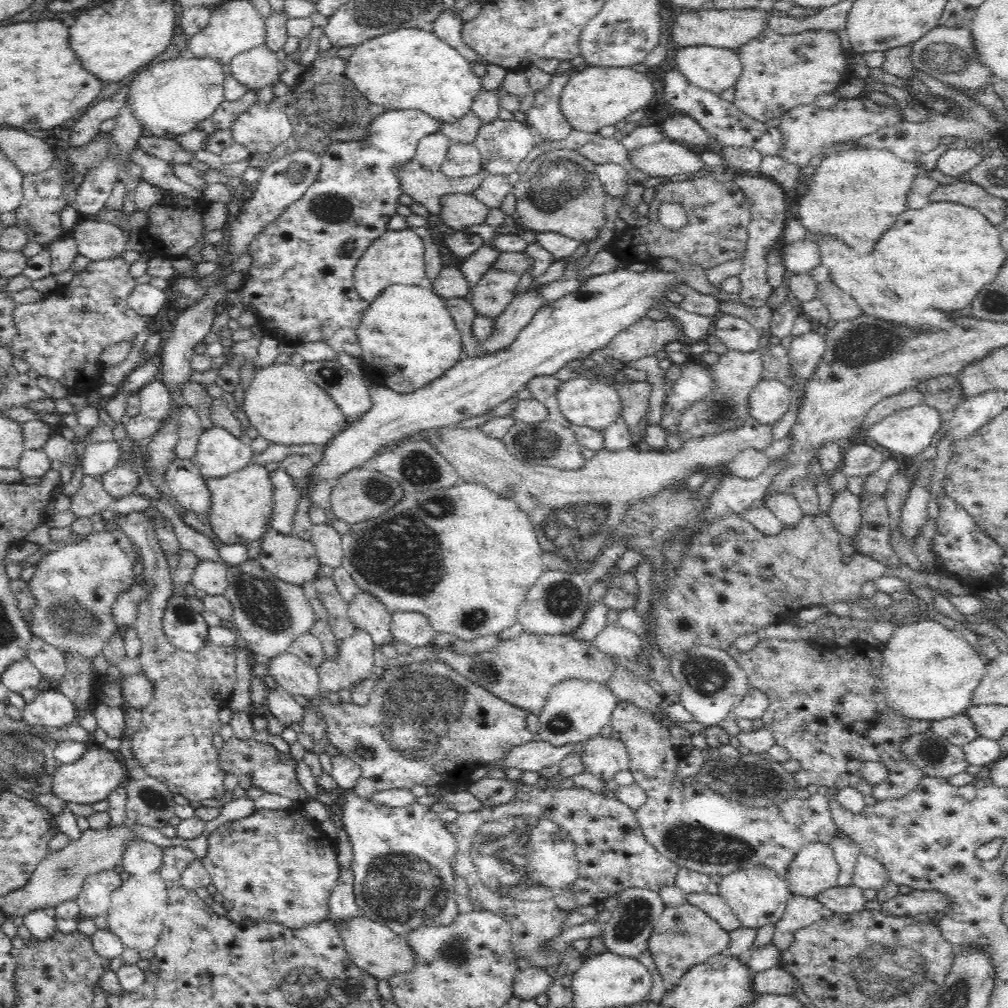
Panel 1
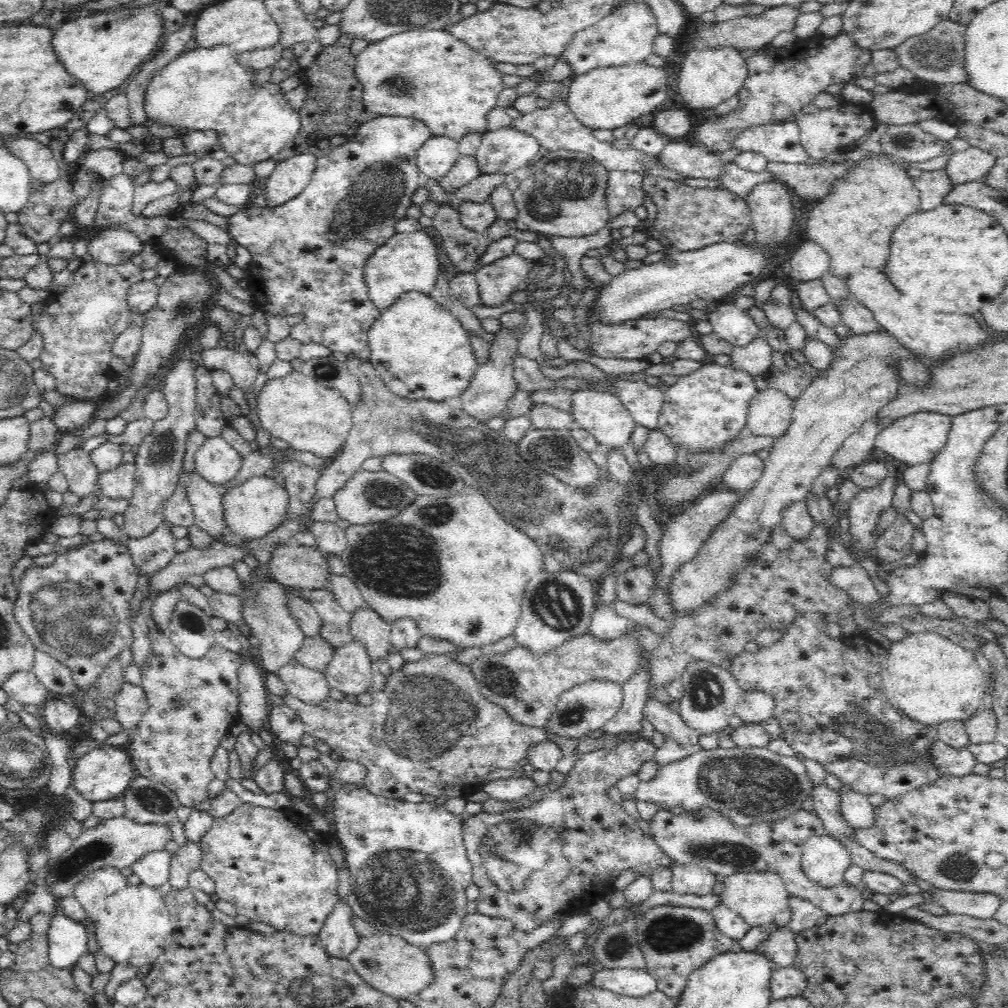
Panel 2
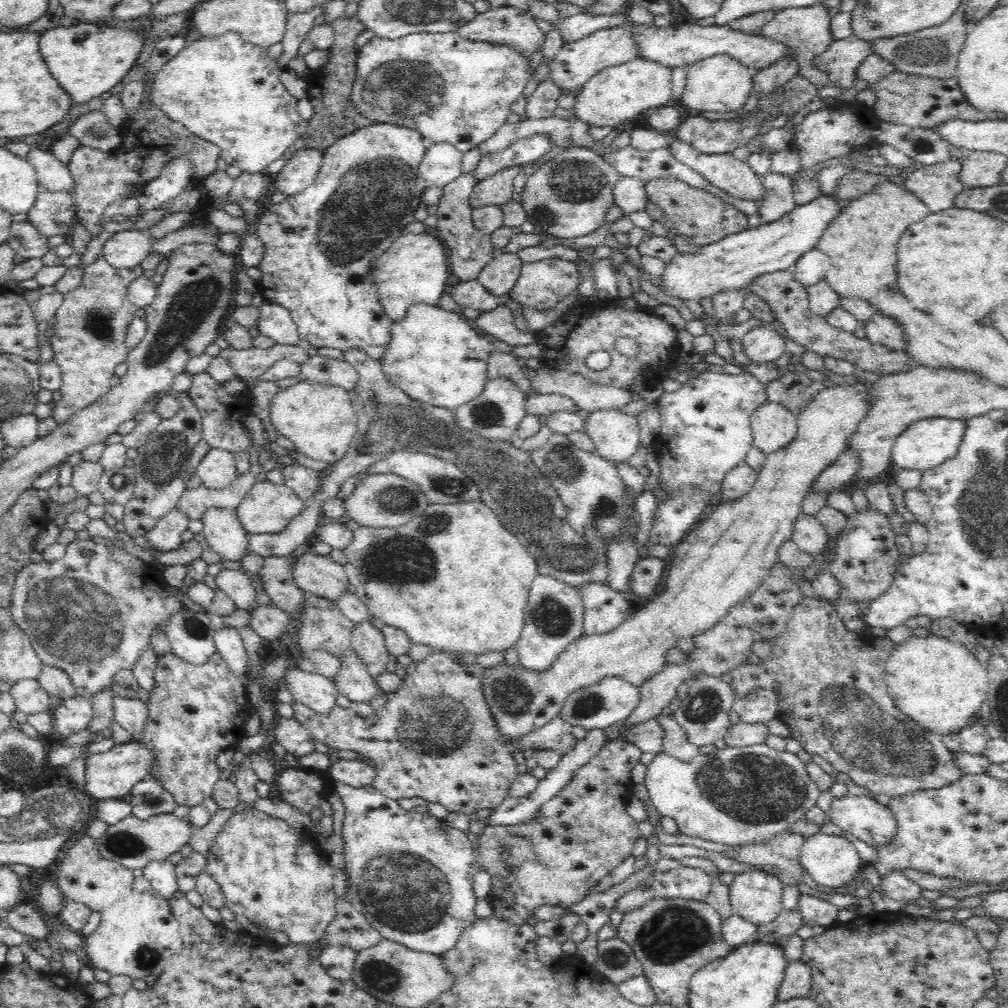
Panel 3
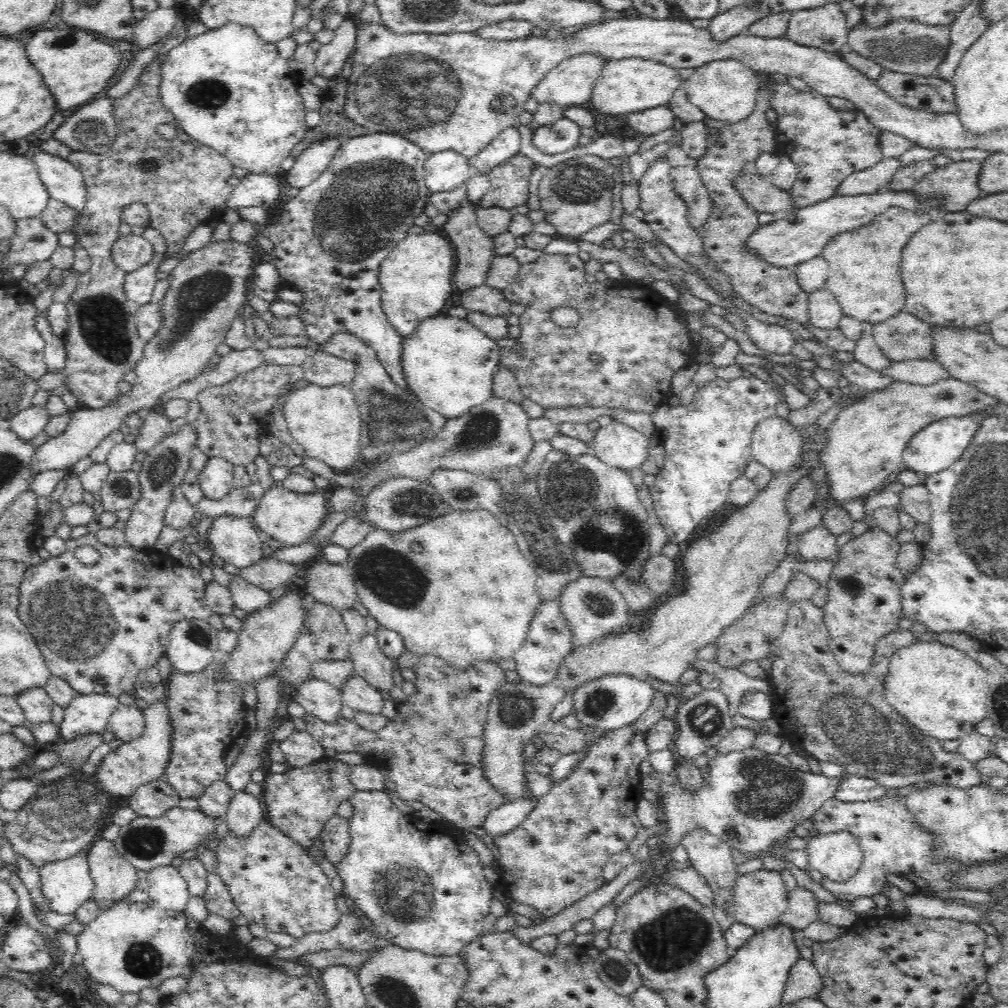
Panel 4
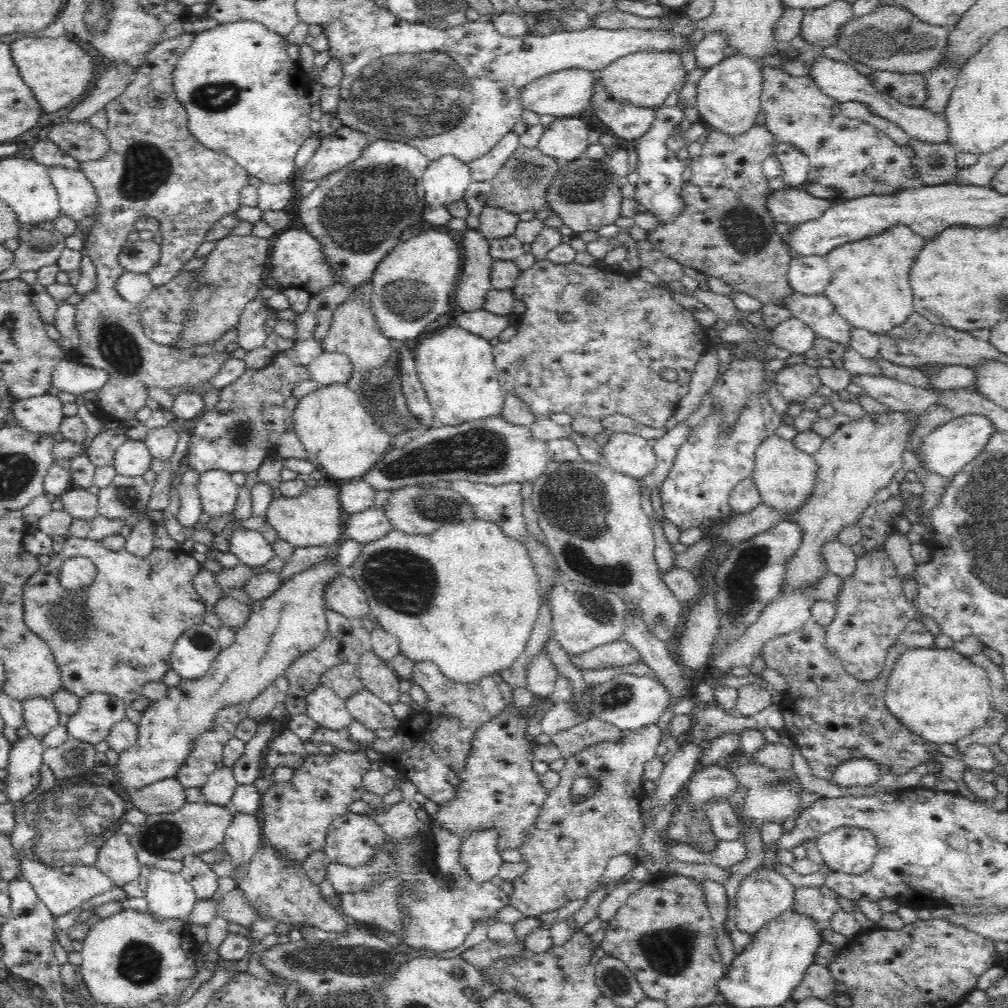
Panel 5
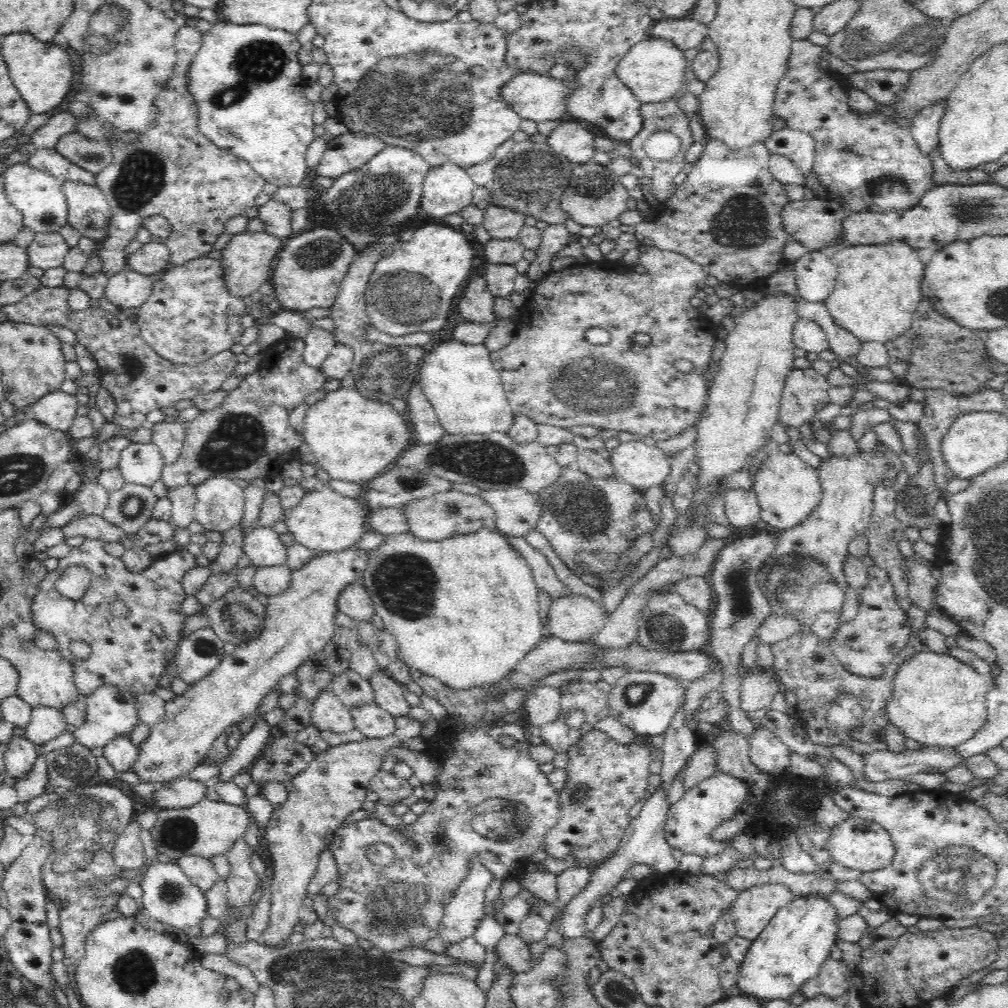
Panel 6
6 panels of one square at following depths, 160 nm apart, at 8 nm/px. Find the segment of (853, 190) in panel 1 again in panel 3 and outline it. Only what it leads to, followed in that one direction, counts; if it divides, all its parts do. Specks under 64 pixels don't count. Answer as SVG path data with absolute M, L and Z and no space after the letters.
M886 180L880 186L876 186L874 192L868 192L854 200L846 200L844 203L846 206L836 216L836 220L832 220L828 228L824 228L817 244L817 249L827 254L832 264L832 269L828 270L825 281L840 298L862 299L866 303L872 303L871 299L874 299L881 289L898 288L896 244L908 226L924 220L931 212L904 185L894 184L891 180Z

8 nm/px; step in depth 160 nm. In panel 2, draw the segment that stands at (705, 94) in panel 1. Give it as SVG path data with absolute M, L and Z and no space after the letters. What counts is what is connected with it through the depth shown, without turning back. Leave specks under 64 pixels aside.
M796 121L778 124L758 124L742 130L732 142L732 148L763 154L769 161L820 164L822 159L810 157L800 142Z

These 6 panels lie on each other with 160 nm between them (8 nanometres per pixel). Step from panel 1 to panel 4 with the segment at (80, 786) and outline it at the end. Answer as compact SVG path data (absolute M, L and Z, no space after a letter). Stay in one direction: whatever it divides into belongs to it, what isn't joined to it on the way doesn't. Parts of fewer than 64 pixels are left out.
M166 696L153 703L143 704L145 730L137 740L124 742L121 747L112 750L105 756L98 767L95 776L108 794L115 796L131 796L140 786L163 778L172 753L173 727L170 725L170 715L166 707Z

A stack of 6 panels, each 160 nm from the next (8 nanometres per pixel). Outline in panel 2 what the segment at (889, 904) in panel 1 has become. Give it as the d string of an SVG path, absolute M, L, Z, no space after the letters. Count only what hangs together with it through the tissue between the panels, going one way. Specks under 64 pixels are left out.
M936 889L930 894L934 902L943 906L948 913L965 914L974 918L993 918L997 908L1004 900L998 895L983 892L970 891L940 891Z

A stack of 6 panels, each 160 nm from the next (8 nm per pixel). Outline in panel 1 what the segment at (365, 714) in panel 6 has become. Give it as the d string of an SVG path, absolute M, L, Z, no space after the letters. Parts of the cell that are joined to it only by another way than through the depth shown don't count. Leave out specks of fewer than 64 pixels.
M357 630L352 636L343 639L337 649L339 651L335 657L326 658L317 668L320 697L328 696L328 692L351 689L352 684L373 676L376 646L371 634Z

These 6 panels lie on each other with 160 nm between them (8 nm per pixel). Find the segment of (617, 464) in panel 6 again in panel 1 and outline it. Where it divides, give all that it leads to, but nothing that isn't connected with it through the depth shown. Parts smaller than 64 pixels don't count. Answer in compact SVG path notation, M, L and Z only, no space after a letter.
M576 377L562 383L562 387L558 390L559 408L571 424L602 431L612 426L622 415L621 399L614 387L588 377Z

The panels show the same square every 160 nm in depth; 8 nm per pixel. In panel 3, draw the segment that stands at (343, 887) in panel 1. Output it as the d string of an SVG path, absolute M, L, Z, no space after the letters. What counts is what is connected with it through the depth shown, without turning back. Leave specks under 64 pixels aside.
M326 946L321 949L319 961L327 973L336 980L341 980L345 987L352 983L352 968L354 968L357 952L347 946Z

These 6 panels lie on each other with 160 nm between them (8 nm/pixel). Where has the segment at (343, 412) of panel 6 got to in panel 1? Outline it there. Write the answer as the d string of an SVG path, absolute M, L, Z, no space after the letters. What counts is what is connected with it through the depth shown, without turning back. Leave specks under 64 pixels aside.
M289 362L257 371L243 402L251 426L260 436L276 444L327 446L351 421L340 411L332 396L310 380L303 368Z

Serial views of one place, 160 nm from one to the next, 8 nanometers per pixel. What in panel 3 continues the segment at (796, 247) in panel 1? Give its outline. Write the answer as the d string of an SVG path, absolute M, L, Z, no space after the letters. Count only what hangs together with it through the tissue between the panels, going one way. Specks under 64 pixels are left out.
M813 249L804 253L793 267L793 276L797 282L808 288L825 281L827 272L832 269L831 260L819 249Z

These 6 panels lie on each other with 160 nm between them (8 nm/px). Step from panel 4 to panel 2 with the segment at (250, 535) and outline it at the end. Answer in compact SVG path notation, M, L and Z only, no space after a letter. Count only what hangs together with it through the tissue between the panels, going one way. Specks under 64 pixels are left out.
M195 470L182 472L178 482L192 503L193 520L212 540L220 541L225 534L224 505L222 484L212 484L204 480Z

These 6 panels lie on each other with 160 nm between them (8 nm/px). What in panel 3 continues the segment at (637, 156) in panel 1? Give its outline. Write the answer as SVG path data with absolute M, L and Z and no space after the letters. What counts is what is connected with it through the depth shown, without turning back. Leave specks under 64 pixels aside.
M681 140L672 142L667 148L676 157L676 160L696 170L710 184L729 192L732 196L740 198L740 200L754 200L755 202L764 198L762 177L757 175L747 162L736 159L731 153L704 154Z

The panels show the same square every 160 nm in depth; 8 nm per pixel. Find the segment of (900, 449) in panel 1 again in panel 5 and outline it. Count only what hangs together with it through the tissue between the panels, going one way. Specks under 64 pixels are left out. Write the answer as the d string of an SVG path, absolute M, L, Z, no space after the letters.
M965 414L955 417L950 422L938 426L934 432L922 440L919 461L924 463L926 471L952 478L984 450L984 446L988 444L990 436L996 430L994 423L987 416L981 414Z

